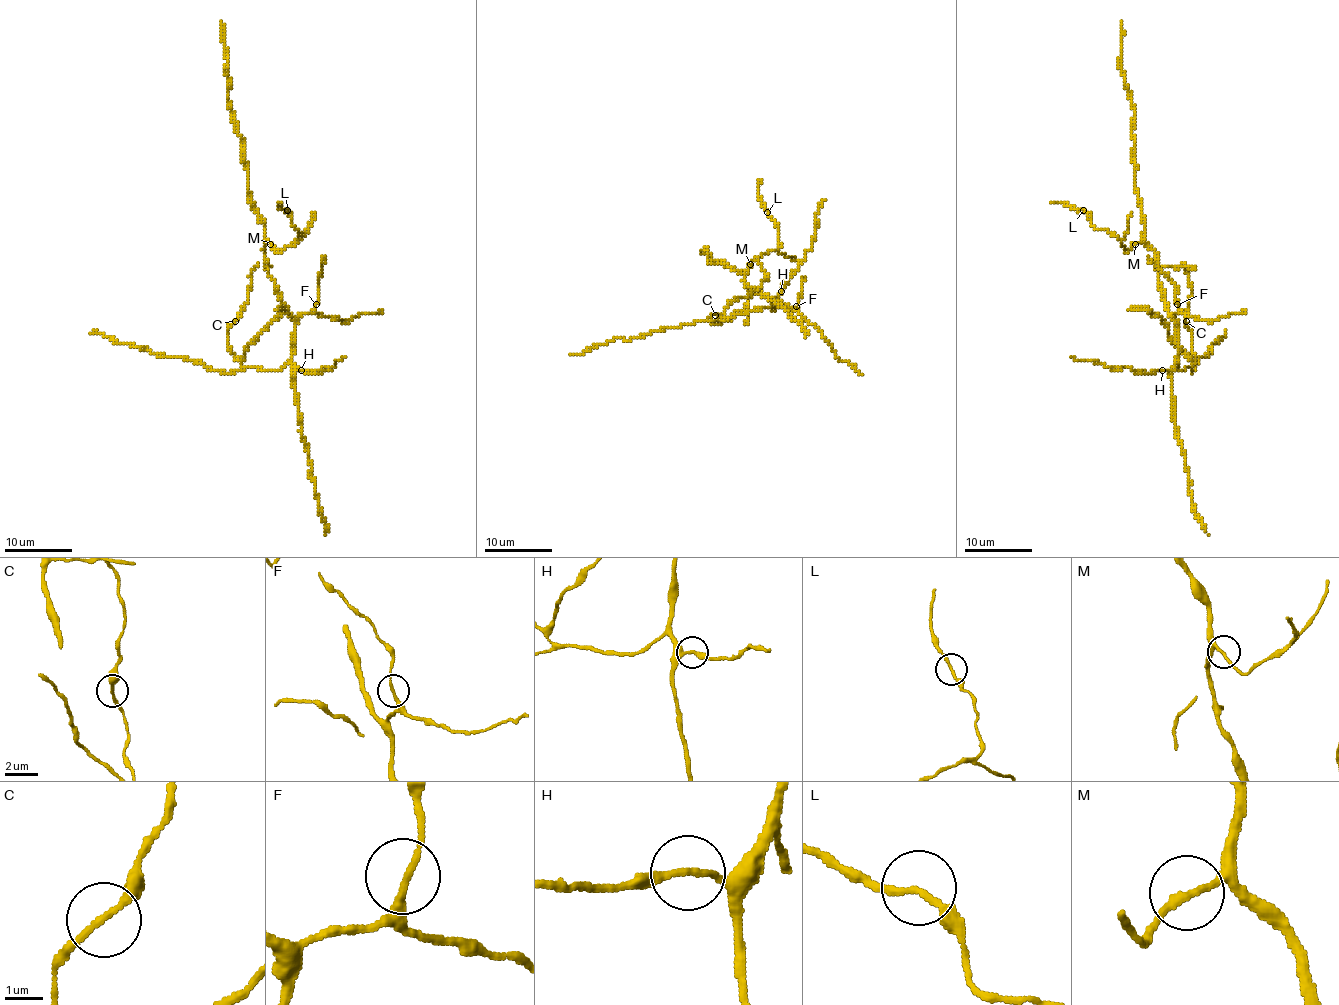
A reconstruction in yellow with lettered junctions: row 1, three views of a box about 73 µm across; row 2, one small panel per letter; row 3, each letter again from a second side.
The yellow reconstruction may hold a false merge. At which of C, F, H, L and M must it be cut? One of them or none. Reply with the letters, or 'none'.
none

